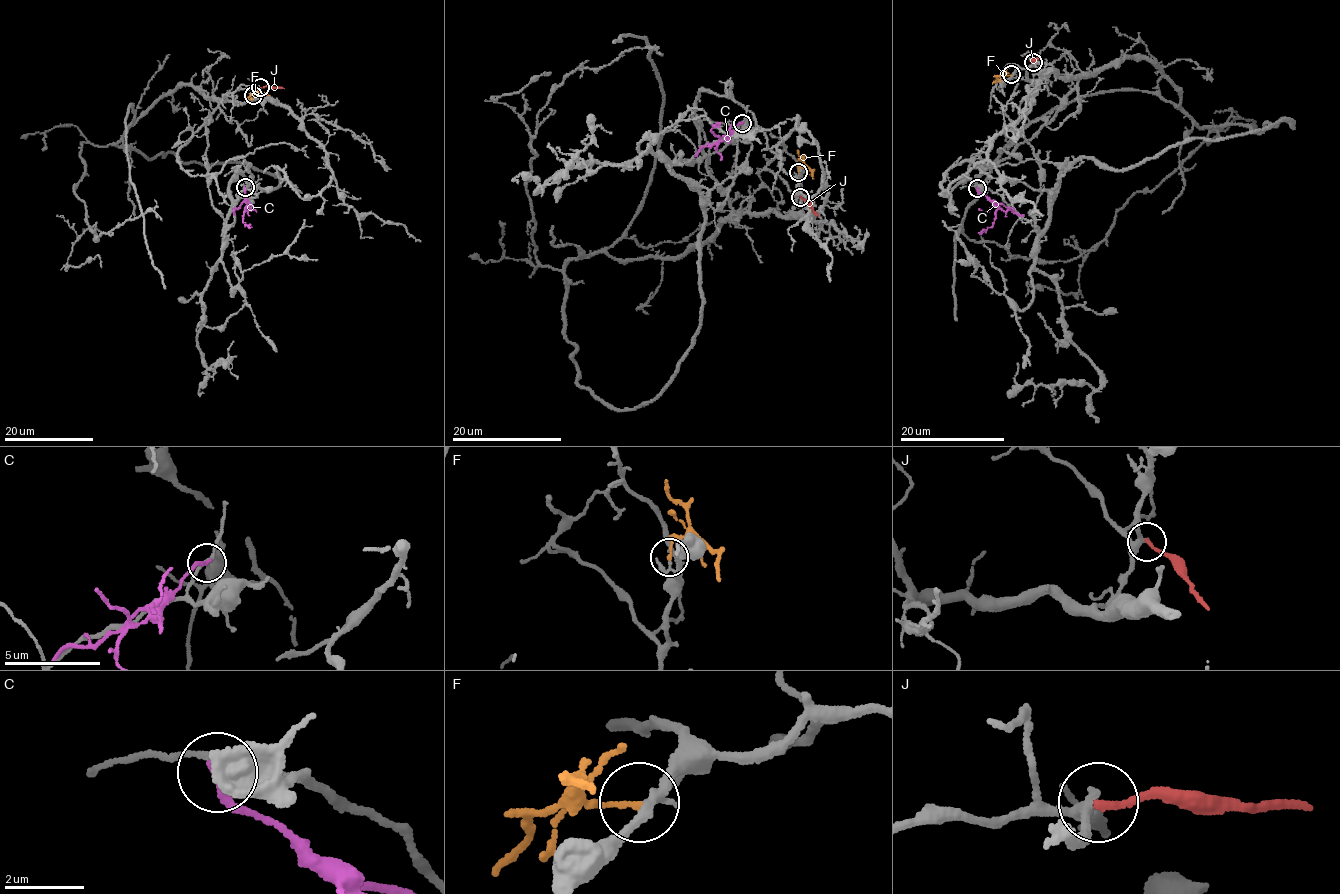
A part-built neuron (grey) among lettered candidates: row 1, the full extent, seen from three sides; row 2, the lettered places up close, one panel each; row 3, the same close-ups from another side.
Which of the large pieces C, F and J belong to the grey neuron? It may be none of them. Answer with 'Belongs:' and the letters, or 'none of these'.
Belongs: F

